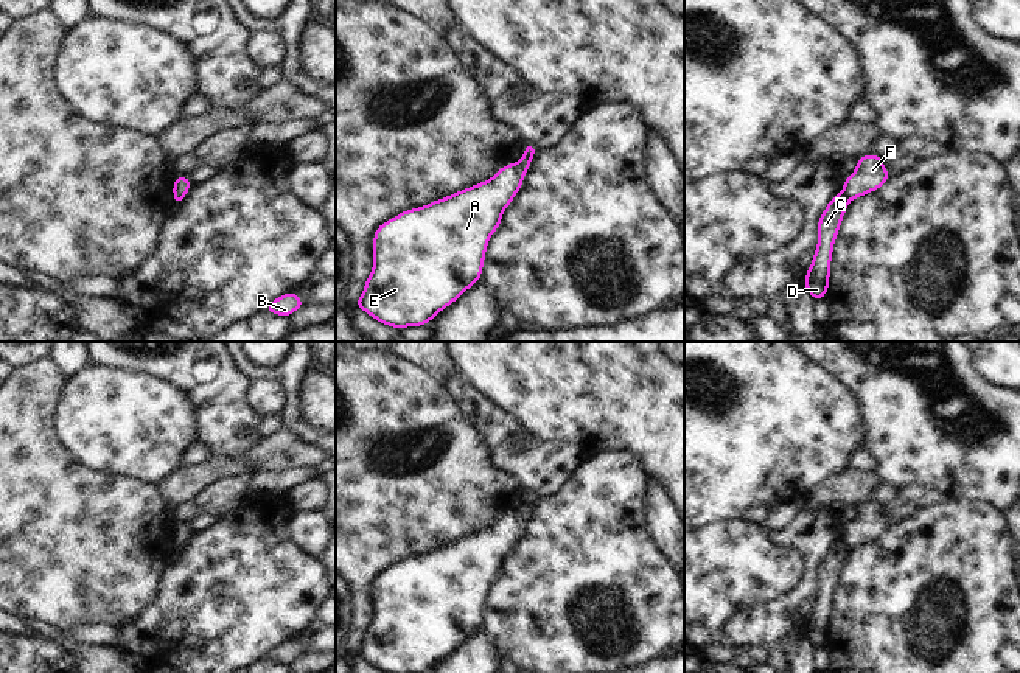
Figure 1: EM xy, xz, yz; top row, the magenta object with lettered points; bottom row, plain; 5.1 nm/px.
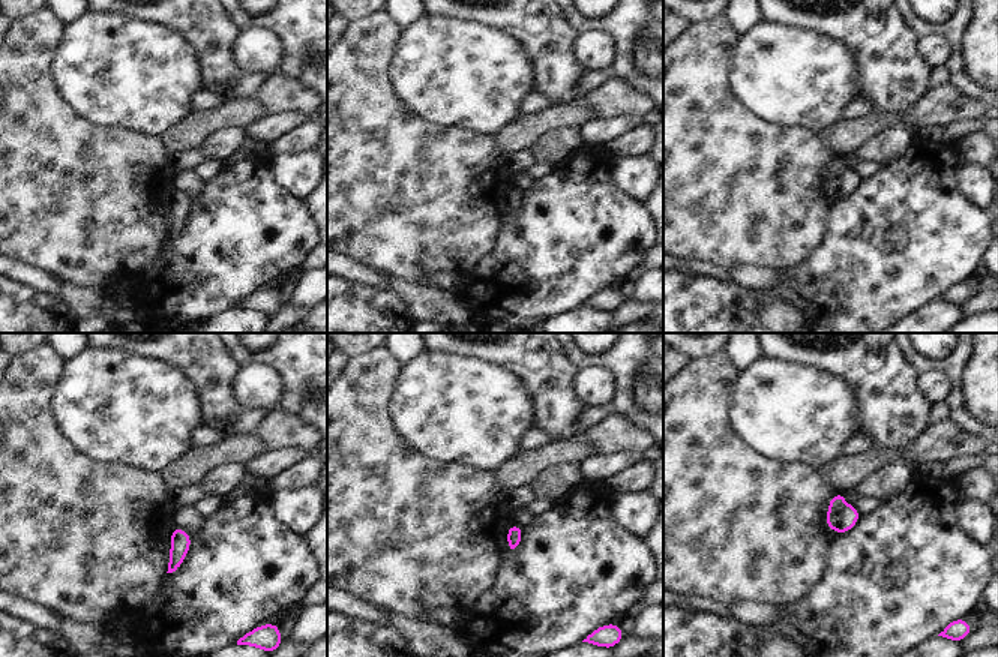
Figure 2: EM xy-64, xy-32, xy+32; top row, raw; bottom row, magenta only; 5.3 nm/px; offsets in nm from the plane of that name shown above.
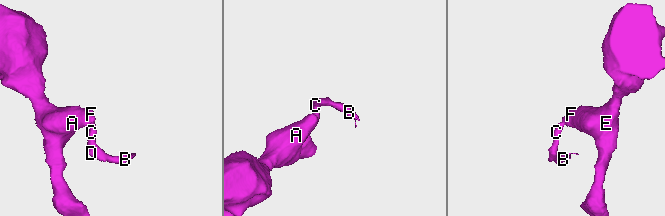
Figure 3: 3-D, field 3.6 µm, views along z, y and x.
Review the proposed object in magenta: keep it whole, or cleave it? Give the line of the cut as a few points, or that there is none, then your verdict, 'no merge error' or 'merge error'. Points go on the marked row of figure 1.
xz (524, 154), (532, 157) | merge error

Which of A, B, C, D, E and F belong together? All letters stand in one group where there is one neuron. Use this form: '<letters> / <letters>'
A E F / B C D

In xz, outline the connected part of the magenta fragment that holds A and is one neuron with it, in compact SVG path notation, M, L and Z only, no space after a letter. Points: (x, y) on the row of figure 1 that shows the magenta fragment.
M532 157L477 185L409 208L373 233L373 269L356 308L398 331L423 326L482 278L490 236L522 188Z

